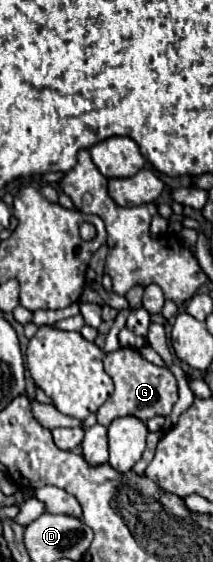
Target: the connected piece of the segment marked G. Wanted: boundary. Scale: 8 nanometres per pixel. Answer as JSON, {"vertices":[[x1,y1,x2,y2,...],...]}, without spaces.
{"vertices":[[118,348,116,352,110,352,104,356,104,368,114,380,114,394,98,408,98,424,108,426,112,420,122,416,136,416,142,422,154,418,154,416,168,416,172,412,172,406,178,400,178,382,174,374,164,366,154,366,152,362,144,360,134,348]]}

